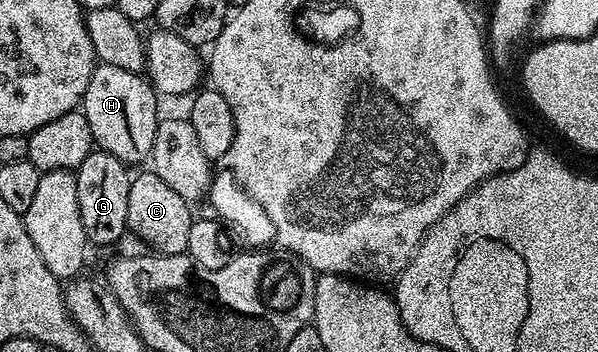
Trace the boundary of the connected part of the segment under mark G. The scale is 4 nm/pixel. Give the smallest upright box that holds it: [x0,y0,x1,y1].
[76,150,132,246]

